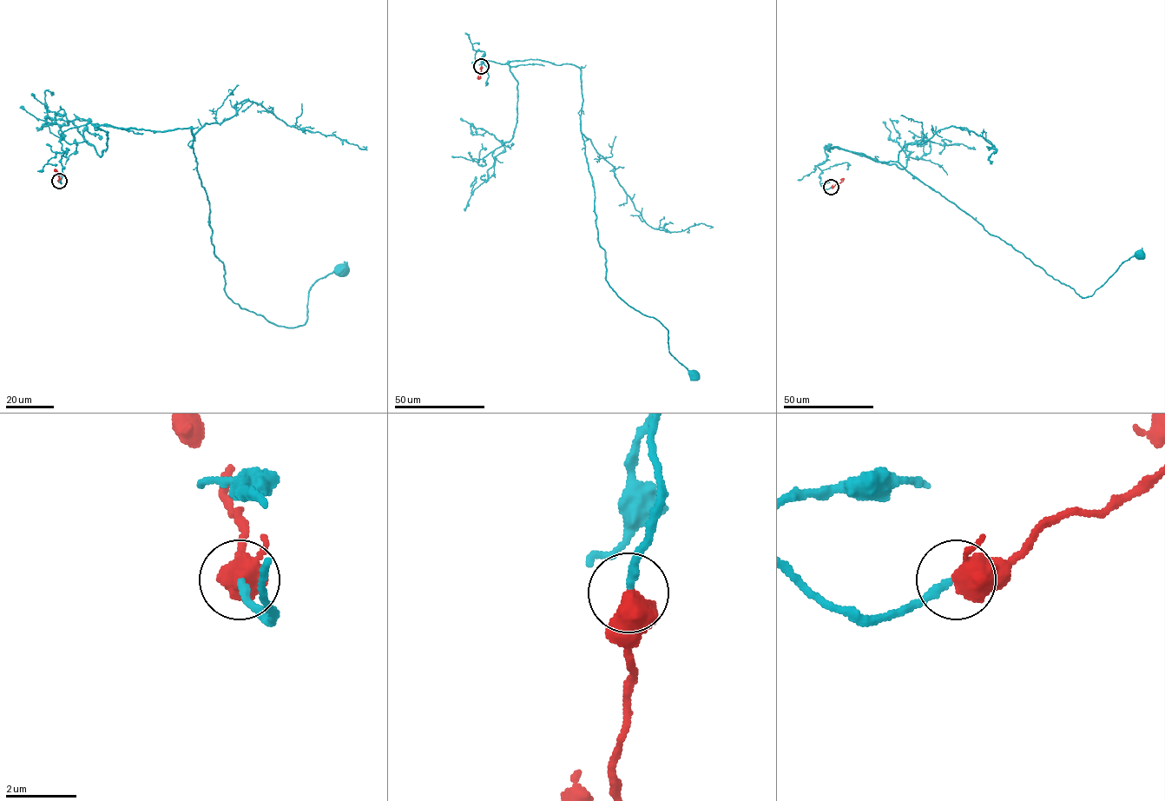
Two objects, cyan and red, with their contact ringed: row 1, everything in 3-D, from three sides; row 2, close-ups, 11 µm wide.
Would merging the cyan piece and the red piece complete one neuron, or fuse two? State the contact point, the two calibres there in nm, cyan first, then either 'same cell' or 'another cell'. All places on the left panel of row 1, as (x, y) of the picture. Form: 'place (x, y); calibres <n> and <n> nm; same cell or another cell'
place (59, 181); calibres 240 and 480 nm; same cell

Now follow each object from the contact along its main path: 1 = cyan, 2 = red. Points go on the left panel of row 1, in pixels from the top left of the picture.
1: (59, 181), (69, 129), (191, 127), (213, 253), (234, 303), (302, 326), (310, 288), (339, 270)
2: (59, 181), (55, 170)

